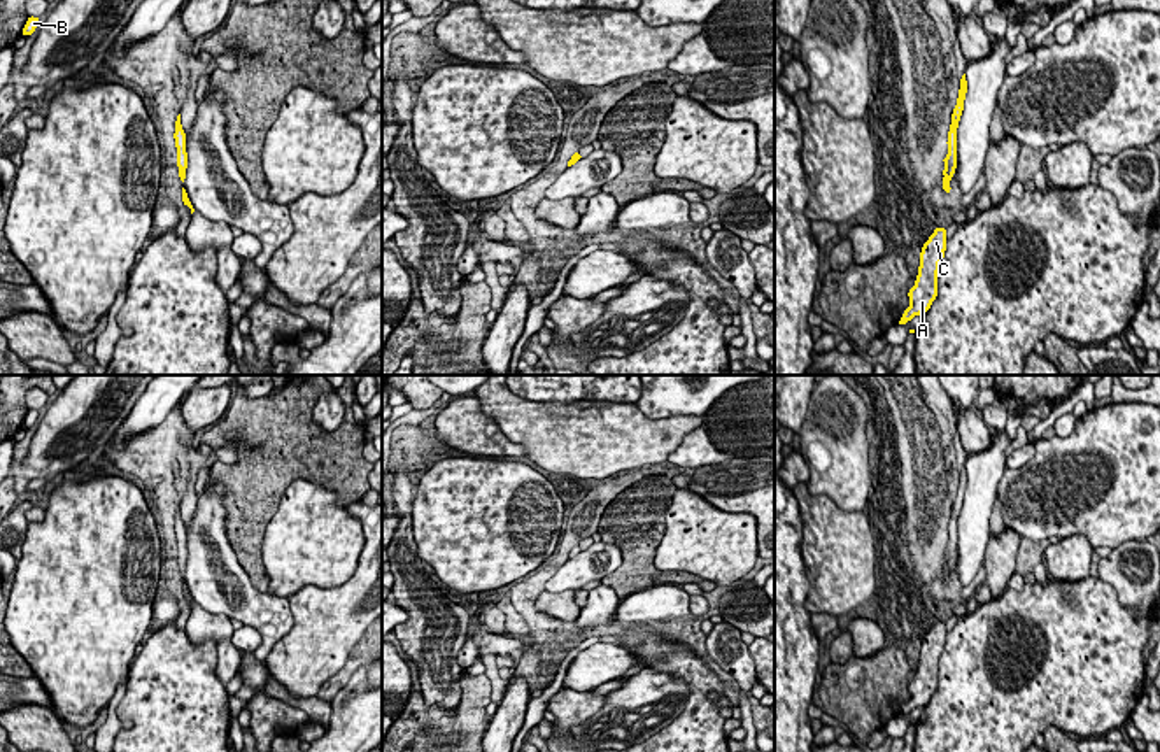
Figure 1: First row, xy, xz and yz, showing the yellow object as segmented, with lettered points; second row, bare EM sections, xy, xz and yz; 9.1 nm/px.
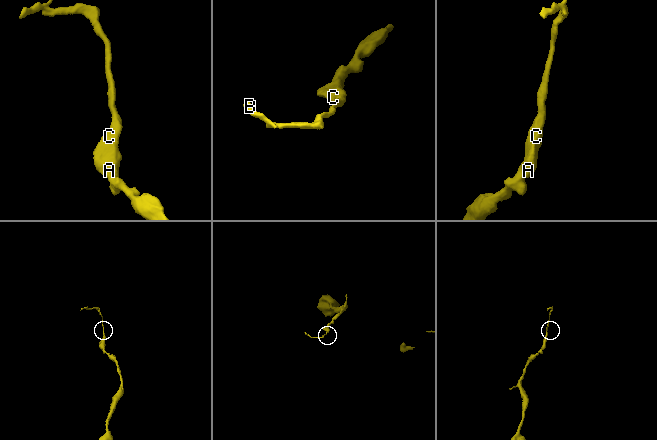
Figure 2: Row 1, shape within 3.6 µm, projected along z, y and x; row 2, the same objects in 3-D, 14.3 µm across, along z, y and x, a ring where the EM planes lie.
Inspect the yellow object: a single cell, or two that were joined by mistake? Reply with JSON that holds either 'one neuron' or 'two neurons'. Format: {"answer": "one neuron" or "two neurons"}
{"answer": "one neuron"}

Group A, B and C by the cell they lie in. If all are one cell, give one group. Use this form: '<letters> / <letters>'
A B C

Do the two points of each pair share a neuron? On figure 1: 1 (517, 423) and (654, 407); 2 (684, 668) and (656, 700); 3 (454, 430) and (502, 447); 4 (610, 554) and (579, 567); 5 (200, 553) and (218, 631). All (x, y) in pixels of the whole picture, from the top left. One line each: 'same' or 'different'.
1: different
2: different
3: same
4: same
5: different

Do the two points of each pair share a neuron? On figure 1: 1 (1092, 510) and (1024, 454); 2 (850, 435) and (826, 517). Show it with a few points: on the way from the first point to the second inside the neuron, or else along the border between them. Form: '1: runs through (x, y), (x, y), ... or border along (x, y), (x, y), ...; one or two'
1: border along (1036, 446), (1027, 461), (1020, 467), (1006, 468); two
2: border along (806, 484), (812, 495), (862, 512); two

